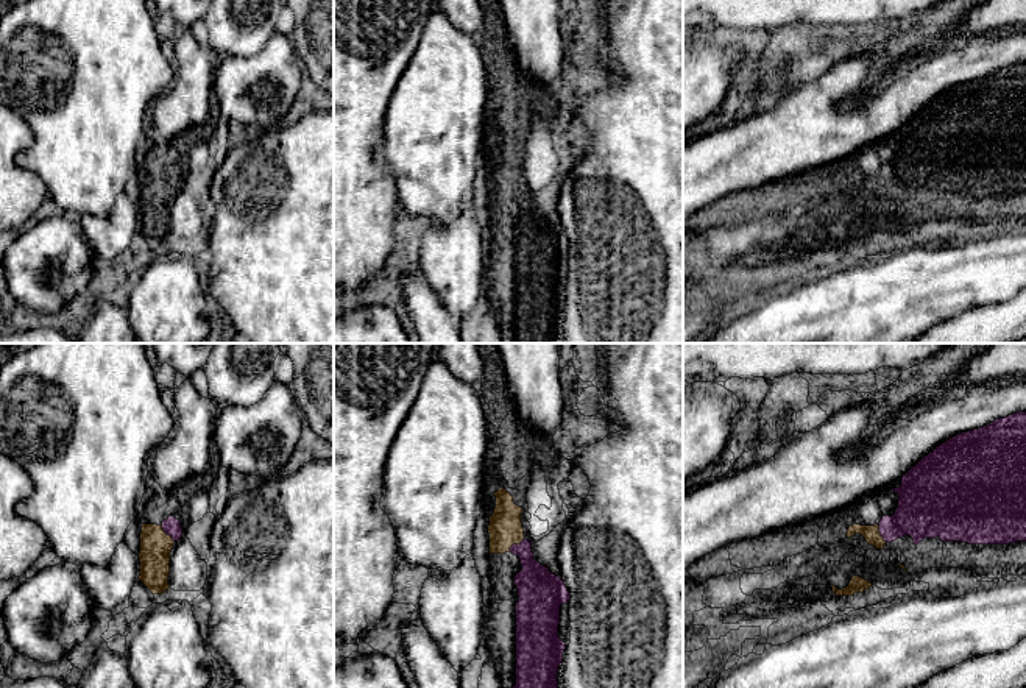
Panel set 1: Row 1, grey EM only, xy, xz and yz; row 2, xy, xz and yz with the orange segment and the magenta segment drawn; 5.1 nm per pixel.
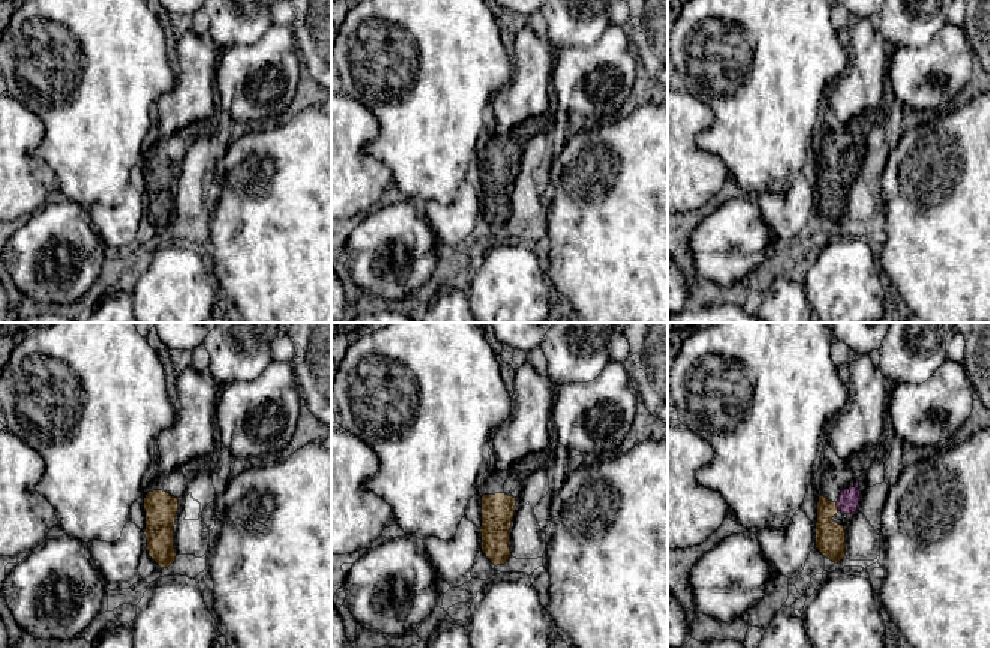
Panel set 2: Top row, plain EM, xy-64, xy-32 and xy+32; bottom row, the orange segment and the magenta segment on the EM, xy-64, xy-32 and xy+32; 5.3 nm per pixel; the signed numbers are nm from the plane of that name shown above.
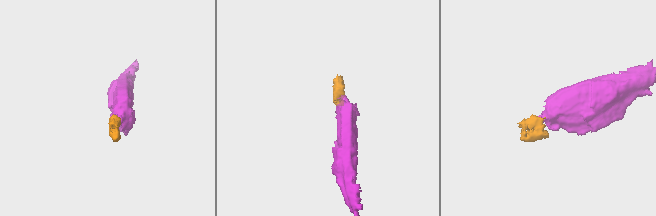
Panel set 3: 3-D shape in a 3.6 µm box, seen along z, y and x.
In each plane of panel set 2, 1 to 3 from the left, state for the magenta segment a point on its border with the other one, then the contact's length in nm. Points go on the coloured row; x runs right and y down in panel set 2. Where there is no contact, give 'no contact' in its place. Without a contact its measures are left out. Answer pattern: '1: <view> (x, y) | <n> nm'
1: no contact
2: no contact
3: xy+32 (836, 507) | 50 nm

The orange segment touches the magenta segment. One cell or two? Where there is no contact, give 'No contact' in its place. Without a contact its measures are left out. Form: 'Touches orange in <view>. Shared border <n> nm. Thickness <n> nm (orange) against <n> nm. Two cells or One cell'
Touches orange in xz. Shared border 110 nm. Thickness 180 nm (orange) against 200 nm. One cell

